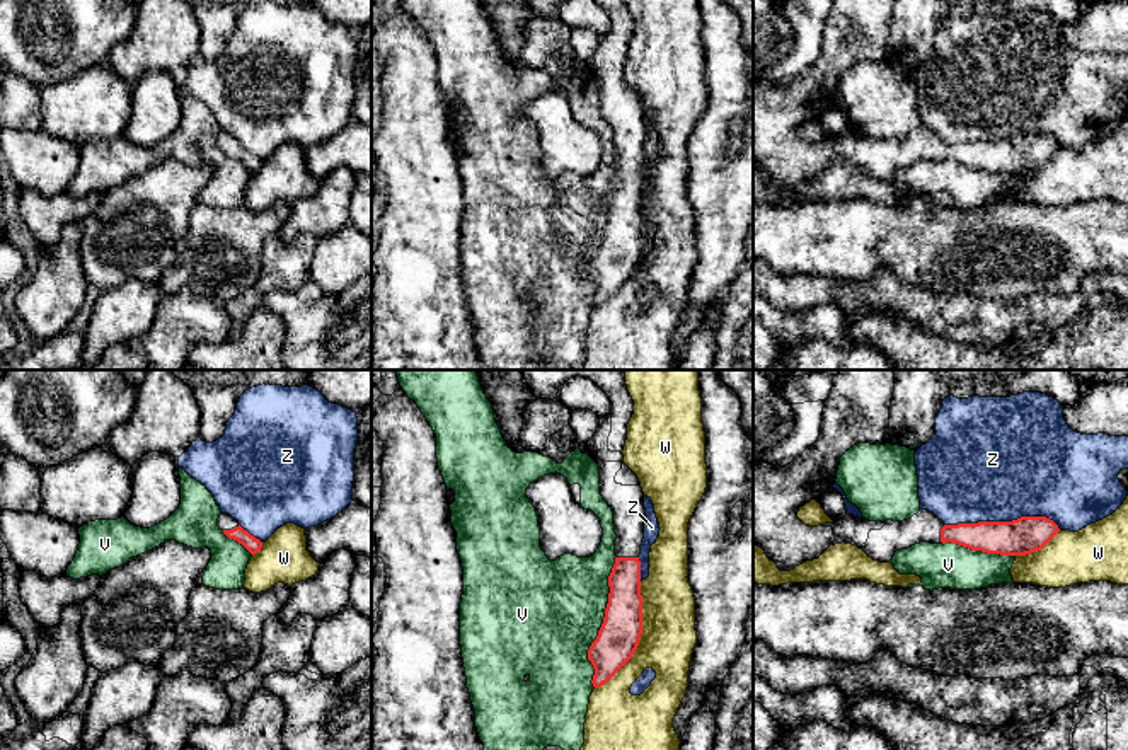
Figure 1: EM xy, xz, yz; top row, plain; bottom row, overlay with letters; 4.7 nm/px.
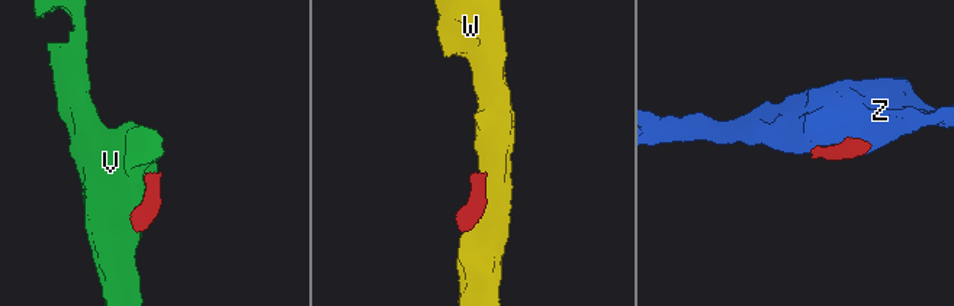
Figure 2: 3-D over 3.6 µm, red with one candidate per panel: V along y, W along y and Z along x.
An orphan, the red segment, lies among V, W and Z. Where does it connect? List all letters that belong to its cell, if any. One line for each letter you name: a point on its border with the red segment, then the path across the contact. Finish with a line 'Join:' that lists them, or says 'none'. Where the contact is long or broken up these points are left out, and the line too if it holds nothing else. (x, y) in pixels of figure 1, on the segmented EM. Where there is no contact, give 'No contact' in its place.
Join: none

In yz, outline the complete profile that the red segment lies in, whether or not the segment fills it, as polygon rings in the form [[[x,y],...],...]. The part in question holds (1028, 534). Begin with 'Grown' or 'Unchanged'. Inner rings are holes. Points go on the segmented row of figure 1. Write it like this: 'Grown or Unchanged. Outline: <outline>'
Grown. Outline: [[[753,370],[753,544],[762,547],[780,571],[818,559],[830,545],[852,544],[879,562],[889,562],[896,551],[920,542],[958,544],[971,551],[1000,556],[1026,556],[1041,551],[1058,532],[1058,525],[1046,516],[1021,516],[1012,522],[978,522],[946,525],[934,513],[920,510],[903,522],[869,522],[854,515],[842,520],[808,527],[797,518],[801,506],[820,499],[837,479],[840,457],[859,443],[889,443],[889,407],[895,392],[893,370],[842,370],[833,375],[833,387],[823,401],[820,436],[786,467],[768,465],[763,457],[796,426],[791,404],[767,378],[765,370]]]

